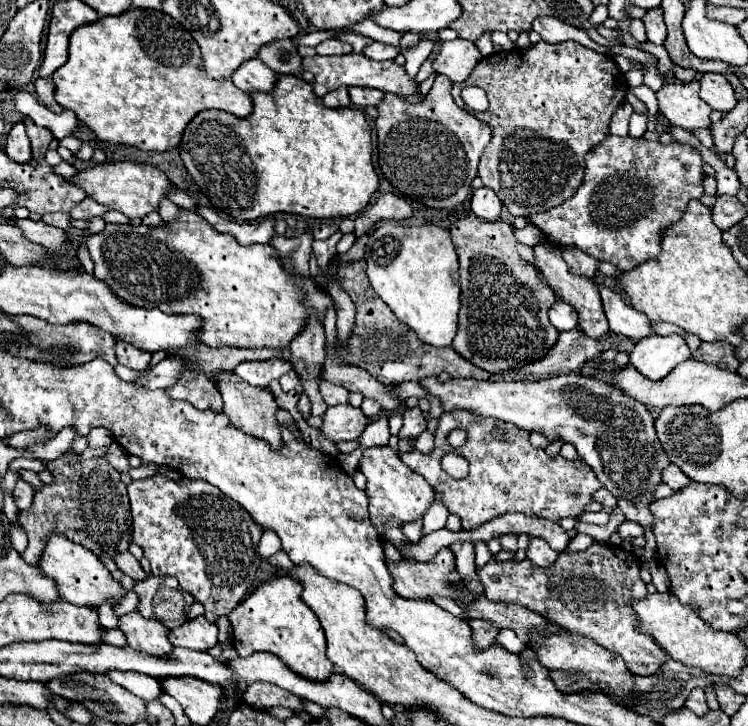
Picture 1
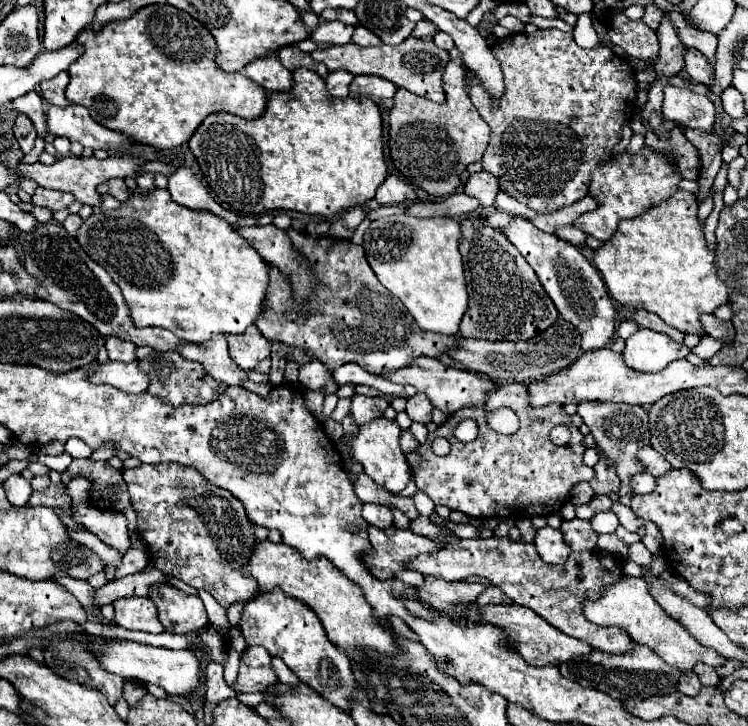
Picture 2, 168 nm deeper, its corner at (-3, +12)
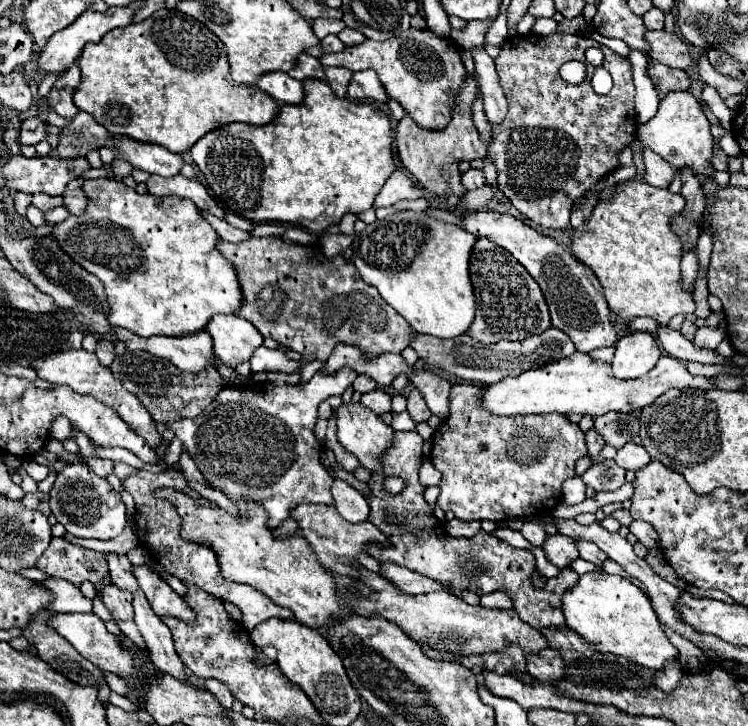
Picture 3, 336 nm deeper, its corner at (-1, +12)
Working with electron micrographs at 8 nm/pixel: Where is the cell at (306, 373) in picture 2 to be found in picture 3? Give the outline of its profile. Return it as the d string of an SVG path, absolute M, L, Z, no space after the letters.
M266 346L258 348L258 352L252 354L250 358L250 366L252 372L284 372L284 374L292 374L292 372L300 372L302 364L296 360L288 360L282 350L270 350Z

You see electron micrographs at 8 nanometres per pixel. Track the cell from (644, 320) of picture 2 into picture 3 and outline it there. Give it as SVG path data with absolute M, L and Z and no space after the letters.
M658 324L658 340L662 344L662 348L666 350L666 354L684 360L684 362L700 362L700 364L728 364L730 360L722 360L716 356L716 352L712 350L700 350L696 348L686 336L682 336L680 332Z

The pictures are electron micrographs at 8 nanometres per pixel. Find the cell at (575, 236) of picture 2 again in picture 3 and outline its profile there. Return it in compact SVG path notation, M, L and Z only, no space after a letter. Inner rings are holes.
M516 34L504 40L500 54L496 58L496 70L506 92L508 114L502 124L492 124L492 140L488 146L488 156L498 168L498 186L510 204L536 222L542 228L566 230L570 226L570 210L574 202L592 188L602 176L618 168L616 154L636 138L636 113L634 110L634 84L632 84L632 64L628 58L612 52L604 46L602 66L612 74L614 86L608 96L598 96L590 84L596 66L586 62L584 52L598 42L584 38L580 34ZM568 60L580 60L586 64L586 80L578 86L572 86L562 80L560 66Z

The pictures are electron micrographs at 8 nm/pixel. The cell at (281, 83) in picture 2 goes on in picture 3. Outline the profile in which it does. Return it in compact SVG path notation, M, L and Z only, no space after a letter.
M268 72L258 78L256 86L270 94L278 104L298 104L304 98L302 82L290 78L286 72Z

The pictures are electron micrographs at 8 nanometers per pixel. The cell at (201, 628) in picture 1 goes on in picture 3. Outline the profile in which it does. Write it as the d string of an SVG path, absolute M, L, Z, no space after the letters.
M134 566L132 572L158 618L176 618L186 624L194 620L194 610L156 572L148 566Z

